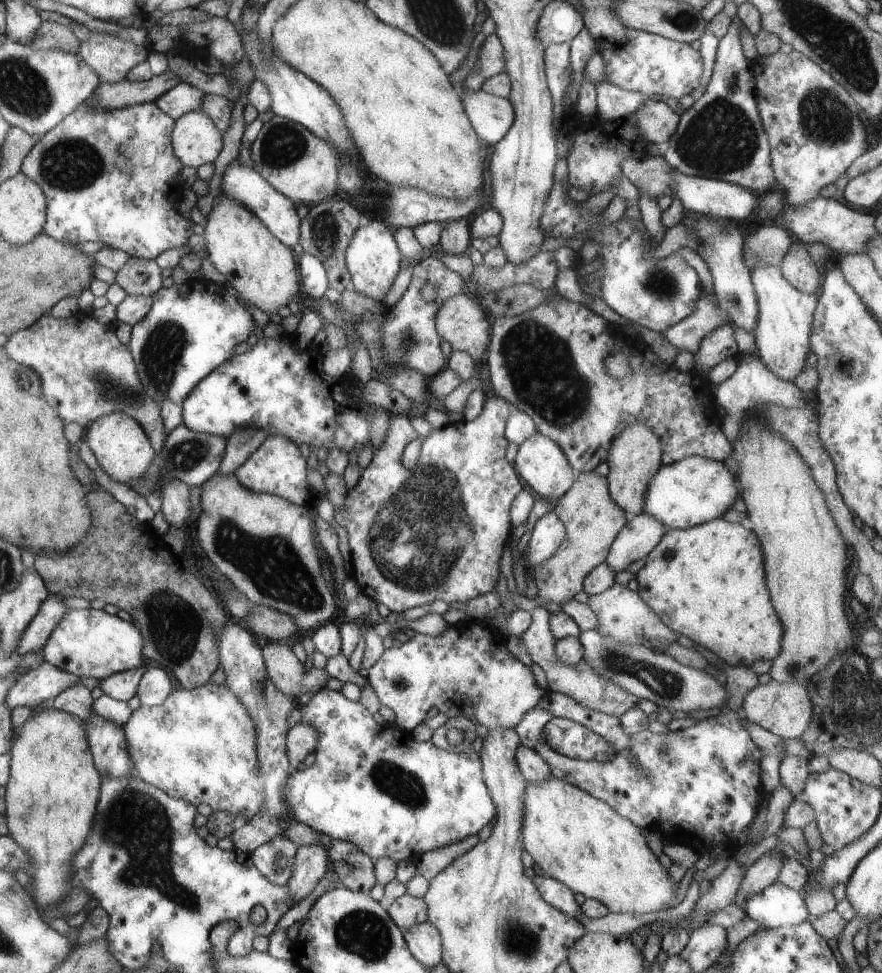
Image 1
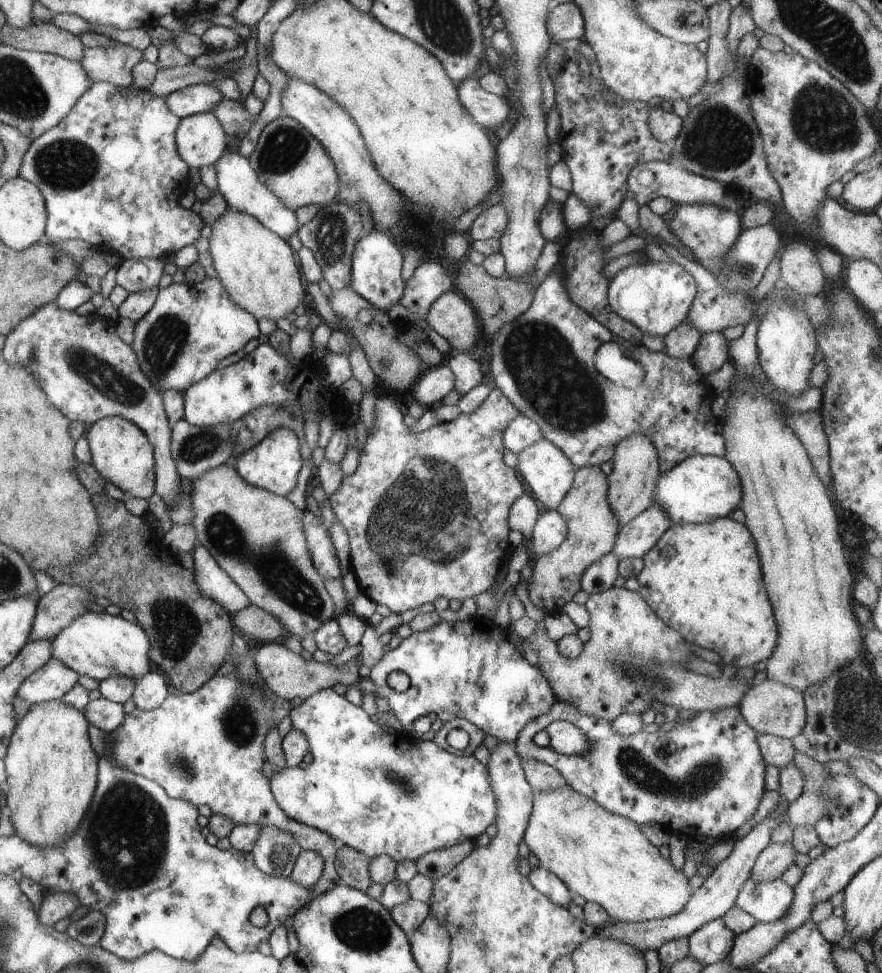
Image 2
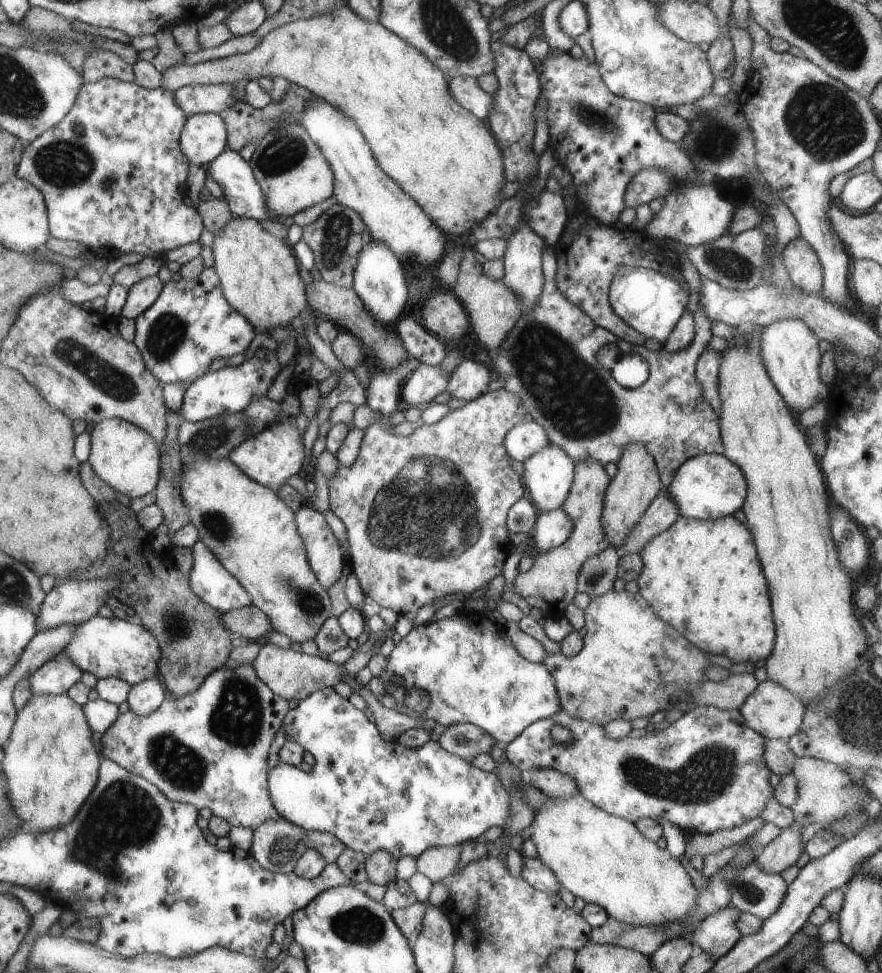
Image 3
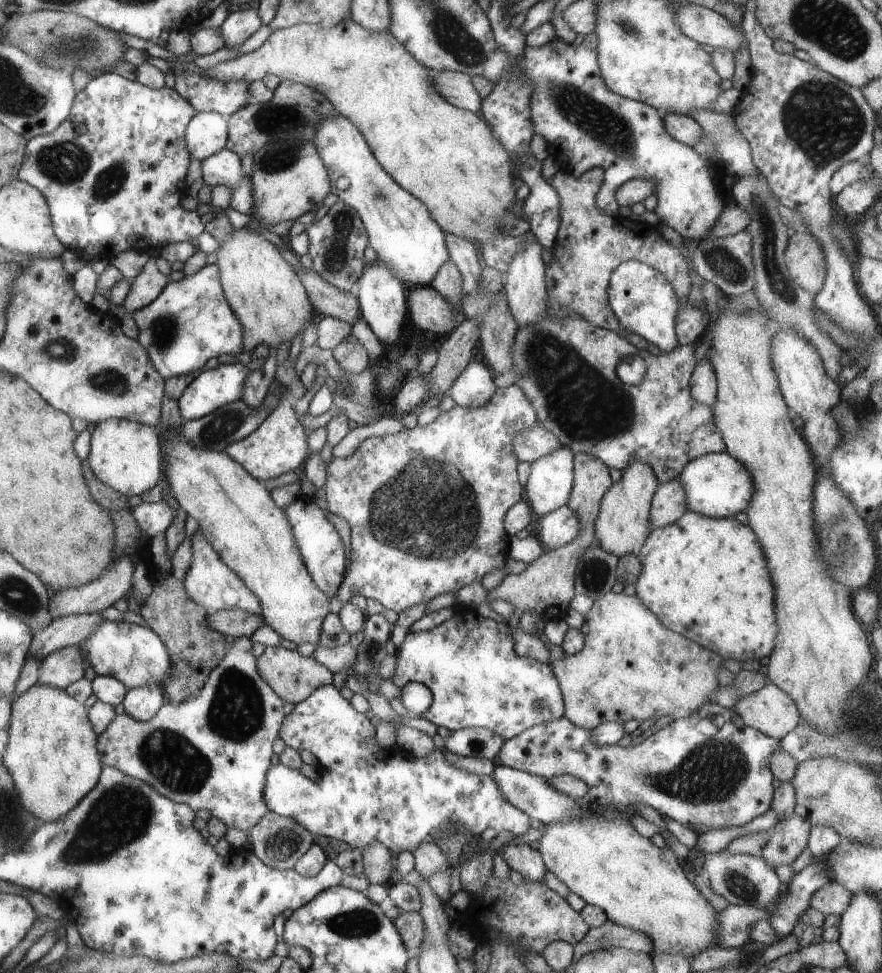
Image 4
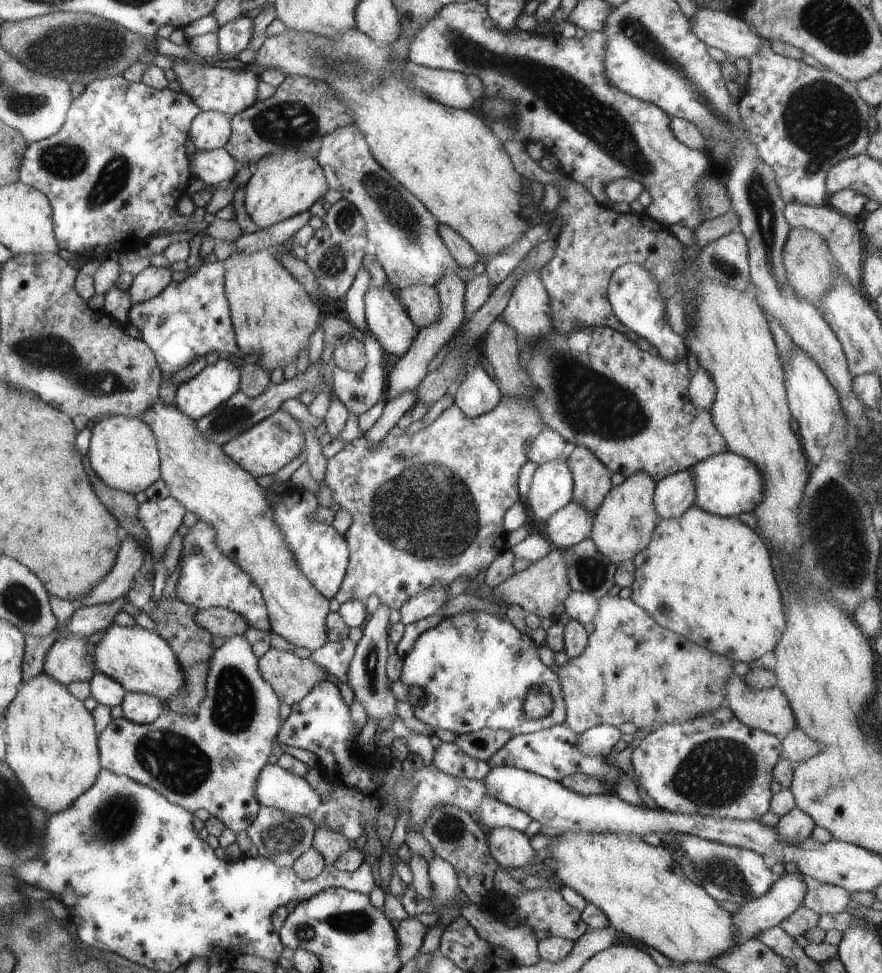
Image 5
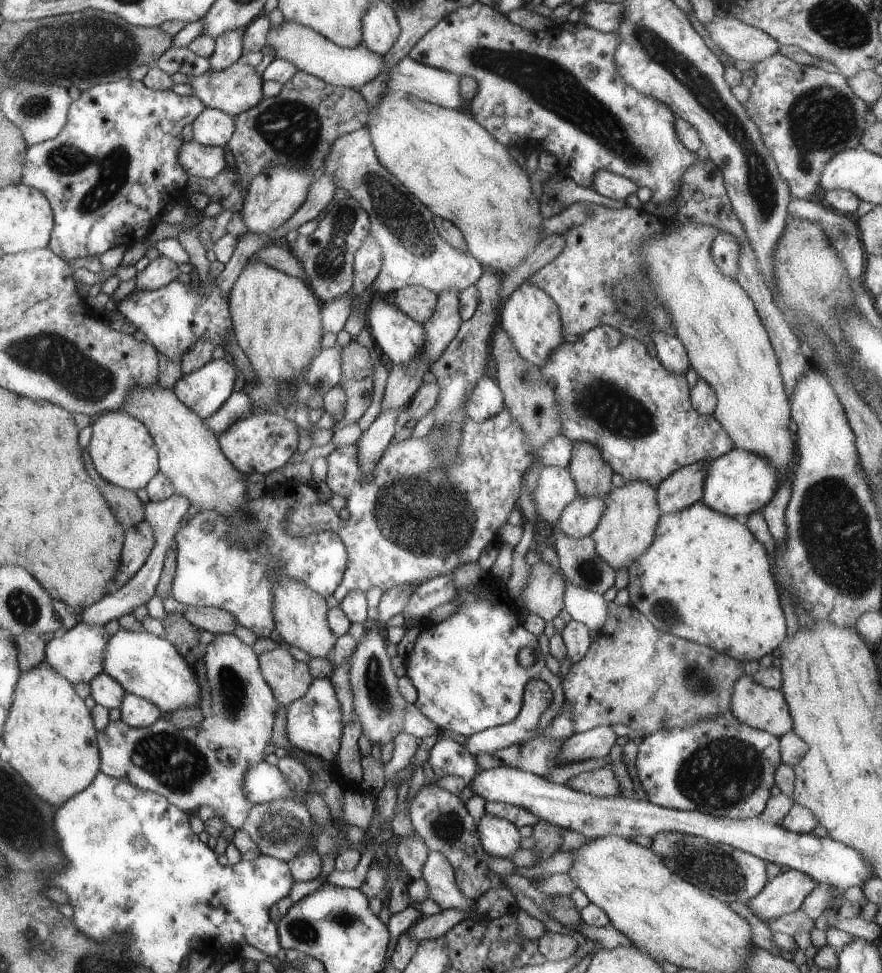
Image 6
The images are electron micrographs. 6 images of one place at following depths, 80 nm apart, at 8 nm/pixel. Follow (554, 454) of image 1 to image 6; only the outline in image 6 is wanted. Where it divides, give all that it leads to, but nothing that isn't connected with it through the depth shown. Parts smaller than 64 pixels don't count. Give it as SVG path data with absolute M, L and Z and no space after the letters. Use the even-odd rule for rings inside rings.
M542 468L532 496L538 515L551 526L558 524L560 512L578 497L576 484L567 468Z

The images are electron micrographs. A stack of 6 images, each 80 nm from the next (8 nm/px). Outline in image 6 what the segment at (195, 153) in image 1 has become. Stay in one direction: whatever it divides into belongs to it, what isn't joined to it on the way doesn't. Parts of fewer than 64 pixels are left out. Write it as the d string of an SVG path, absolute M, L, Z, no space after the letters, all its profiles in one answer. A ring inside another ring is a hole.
M207 108L191 125L194 140L202 146L224 148L233 139L234 118L220 110Z

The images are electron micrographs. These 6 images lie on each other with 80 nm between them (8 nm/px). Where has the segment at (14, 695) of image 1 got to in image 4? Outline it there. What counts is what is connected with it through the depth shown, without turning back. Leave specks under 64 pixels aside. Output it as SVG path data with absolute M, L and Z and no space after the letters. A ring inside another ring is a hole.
M80 645L62 648L41 660L37 683L65 690L83 679L86 666Z

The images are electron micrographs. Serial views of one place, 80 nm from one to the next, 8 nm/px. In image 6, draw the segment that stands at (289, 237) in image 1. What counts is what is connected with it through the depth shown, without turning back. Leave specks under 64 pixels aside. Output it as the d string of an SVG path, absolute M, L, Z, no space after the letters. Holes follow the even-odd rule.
M196 140L186 142L181 150L181 164L190 177L214 180L227 172L225 150L222 147L202 146Z

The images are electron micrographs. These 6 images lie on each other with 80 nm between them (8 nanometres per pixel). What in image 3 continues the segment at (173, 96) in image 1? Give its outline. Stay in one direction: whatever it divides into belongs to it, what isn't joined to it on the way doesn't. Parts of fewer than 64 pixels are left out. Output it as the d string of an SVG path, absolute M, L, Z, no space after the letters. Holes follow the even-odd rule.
M190 84L174 92L174 100L186 116L199 113L223 113L239 102L230 84Z

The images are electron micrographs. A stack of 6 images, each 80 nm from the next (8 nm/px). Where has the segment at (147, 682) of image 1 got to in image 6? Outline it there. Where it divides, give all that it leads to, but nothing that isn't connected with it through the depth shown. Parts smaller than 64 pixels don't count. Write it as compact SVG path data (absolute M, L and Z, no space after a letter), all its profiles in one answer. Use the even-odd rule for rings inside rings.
M127 693L120 704L120 721L124 721L131 728L150 727L161 719L160 708L153 701L145 697Z

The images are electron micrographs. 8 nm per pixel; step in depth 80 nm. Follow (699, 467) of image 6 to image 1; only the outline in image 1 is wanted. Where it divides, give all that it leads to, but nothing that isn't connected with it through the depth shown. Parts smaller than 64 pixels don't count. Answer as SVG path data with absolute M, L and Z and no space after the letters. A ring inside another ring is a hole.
M646 512L638 514L620 530L618 537L610 546L606 564L616 574L623 572L632 562L645 559L658 546L666 532L669 532L669 528L660 520L654 520L654 516Z

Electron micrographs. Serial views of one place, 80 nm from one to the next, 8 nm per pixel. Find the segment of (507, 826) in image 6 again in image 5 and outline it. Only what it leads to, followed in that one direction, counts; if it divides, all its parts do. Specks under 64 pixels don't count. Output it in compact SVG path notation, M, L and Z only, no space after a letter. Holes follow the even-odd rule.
M491 828L487 834L486 842L490 848L492 858L503 868L509 869L514 867L528 867L534 863L536 850L530 846L530 836L512 828Z

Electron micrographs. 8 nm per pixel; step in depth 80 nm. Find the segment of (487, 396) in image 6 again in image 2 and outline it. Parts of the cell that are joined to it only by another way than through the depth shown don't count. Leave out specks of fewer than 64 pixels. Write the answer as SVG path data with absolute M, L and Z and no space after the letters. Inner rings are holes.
M452 352L447 355L445 362L456 376L454 390L458 390L462 397L484 383L484 372L469 352Z

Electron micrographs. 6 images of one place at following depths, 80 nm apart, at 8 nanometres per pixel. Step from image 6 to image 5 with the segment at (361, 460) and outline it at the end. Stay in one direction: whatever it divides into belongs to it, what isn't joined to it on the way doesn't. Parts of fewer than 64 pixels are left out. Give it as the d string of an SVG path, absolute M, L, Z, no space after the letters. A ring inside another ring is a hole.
M408 390L408 392L400 394L400 396L396 396L394 400L387 400L382 416L376 420L374 426L364 433L363 437L372 444L380 442L392 428L396 427L398 420L404 414L411 412L416 405L416 400L418 400L416 390L414 392Z

